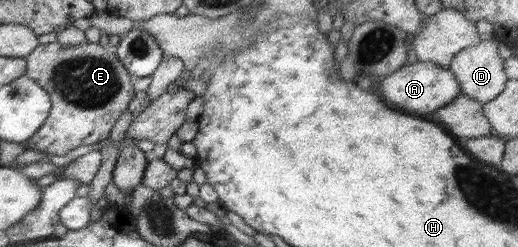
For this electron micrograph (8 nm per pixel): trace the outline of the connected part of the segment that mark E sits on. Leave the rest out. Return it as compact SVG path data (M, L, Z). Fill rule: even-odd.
M57 42L47 43L30 51L29 55L24 57L24 60L26 61L26 68L23 76L37 82L37 85L40 85L43 91L49 95L51 101L47 119L27 140L27 143L29 143L28 149L33 151L63 155L67 151L79 147L79 145L91 145L103 141L103 139L109 137L115 122L120 122L120 116L134 96L130 75L116 58L114 50L99 46L97 42L63 47L59 47Z

